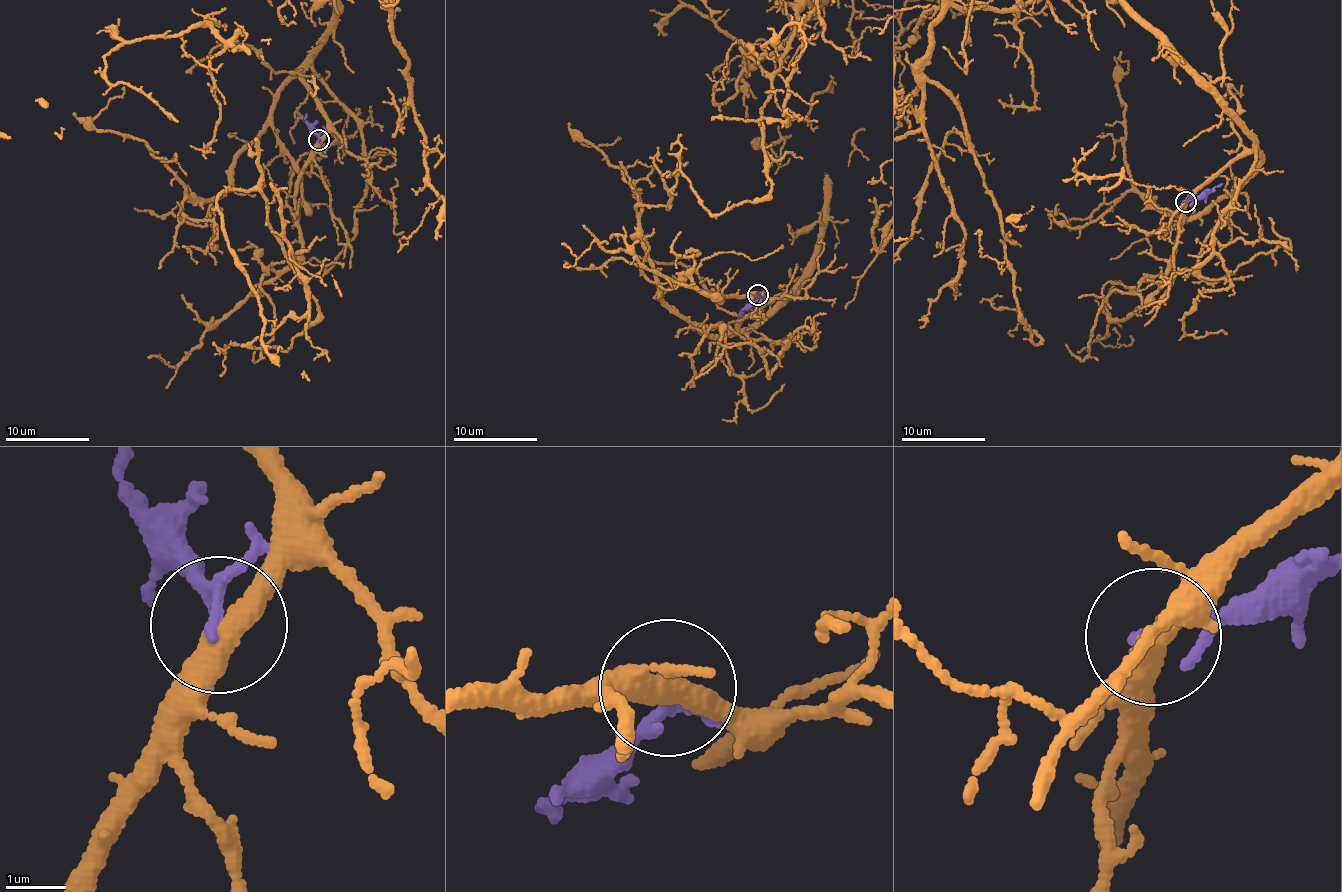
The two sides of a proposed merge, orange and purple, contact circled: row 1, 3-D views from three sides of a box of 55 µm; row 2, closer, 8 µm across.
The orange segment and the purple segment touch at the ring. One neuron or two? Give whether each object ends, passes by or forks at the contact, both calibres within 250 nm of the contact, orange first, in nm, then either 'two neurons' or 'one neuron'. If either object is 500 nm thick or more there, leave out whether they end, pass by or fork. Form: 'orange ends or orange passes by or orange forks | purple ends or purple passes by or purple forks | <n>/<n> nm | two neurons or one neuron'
orange passes by | purple passes by | 400/150 nm | two neurons

